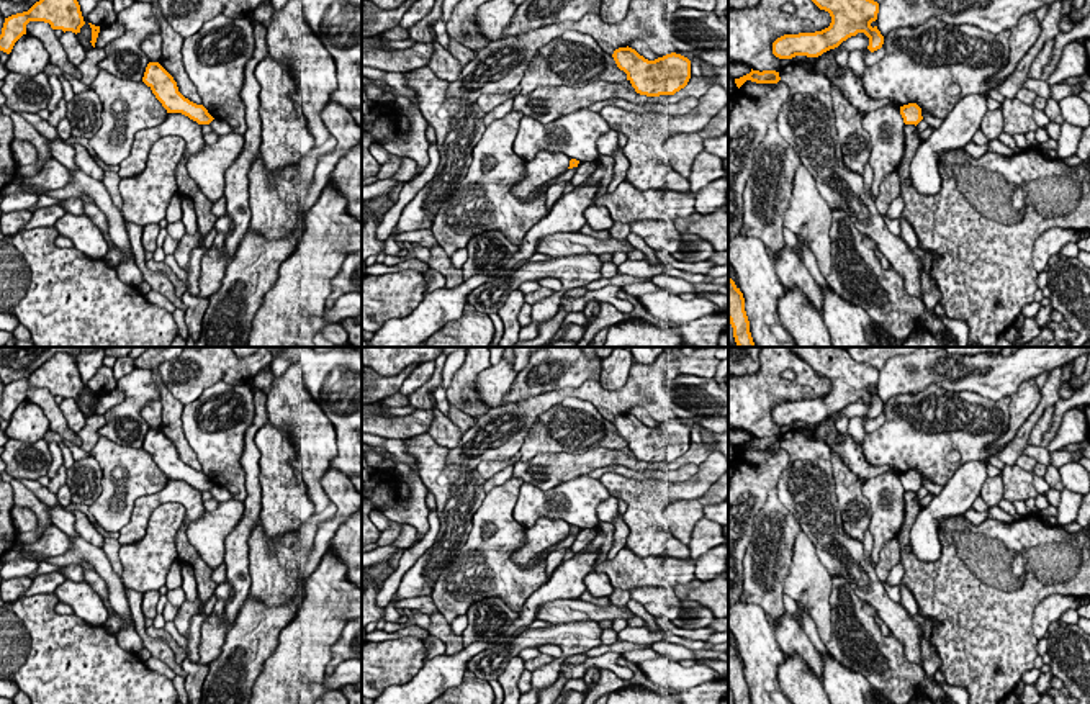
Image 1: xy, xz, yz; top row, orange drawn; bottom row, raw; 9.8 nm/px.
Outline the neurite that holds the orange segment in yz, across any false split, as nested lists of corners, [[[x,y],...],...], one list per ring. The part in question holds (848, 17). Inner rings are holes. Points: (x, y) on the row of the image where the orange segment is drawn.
[[[812,0],[820,10],[831,16],[828,28],[815,33],[784,34],[772,43],[772,54],[779,59],[795,56],[818,57],[823,52],[838,47],[843,41],[858,33],[869,38],[867,49],[877,51],[884,44],[884,36],[877,26],[879,3],[874,0]]]

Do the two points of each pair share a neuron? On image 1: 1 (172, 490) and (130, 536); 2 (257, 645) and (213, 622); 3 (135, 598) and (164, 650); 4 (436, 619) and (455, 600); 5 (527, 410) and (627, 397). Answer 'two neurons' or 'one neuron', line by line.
1: one neuron
2: two neurons
3: one neuron
4: two neurons
5: one neuron

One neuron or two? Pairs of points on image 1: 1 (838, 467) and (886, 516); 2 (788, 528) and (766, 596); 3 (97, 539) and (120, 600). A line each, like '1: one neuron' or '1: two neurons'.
1: two neurons
2: one neuron
3: two neurons

